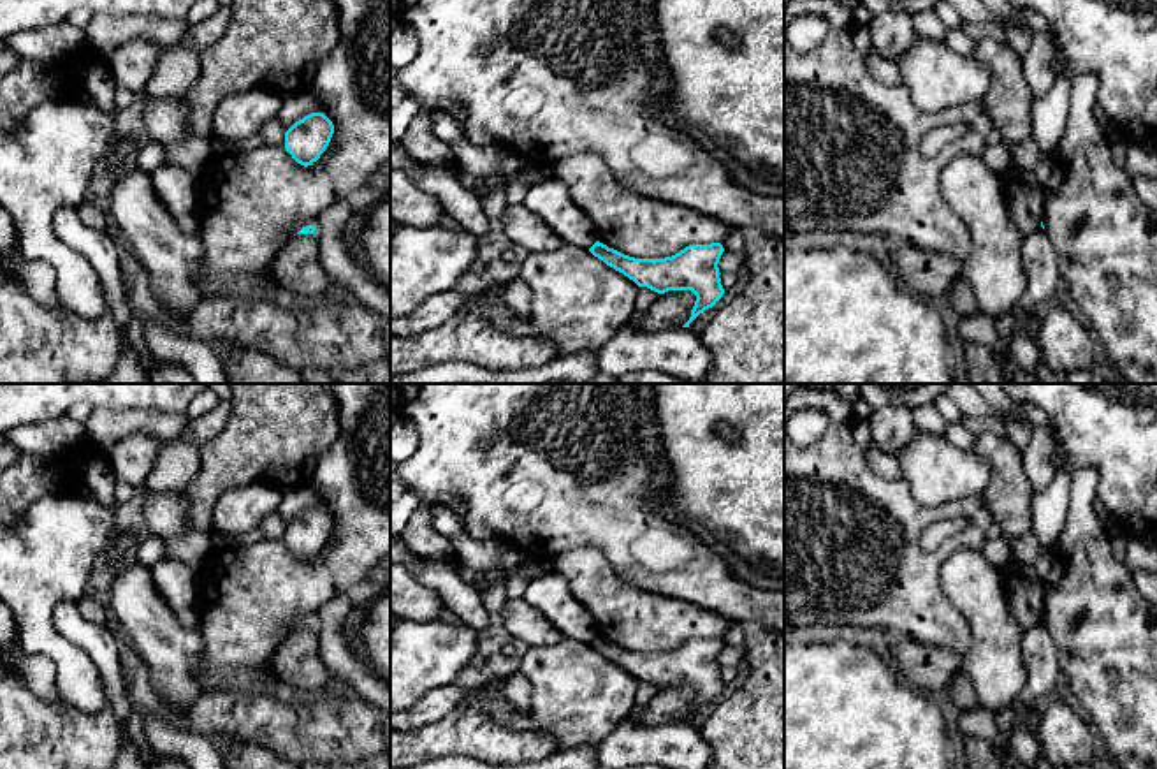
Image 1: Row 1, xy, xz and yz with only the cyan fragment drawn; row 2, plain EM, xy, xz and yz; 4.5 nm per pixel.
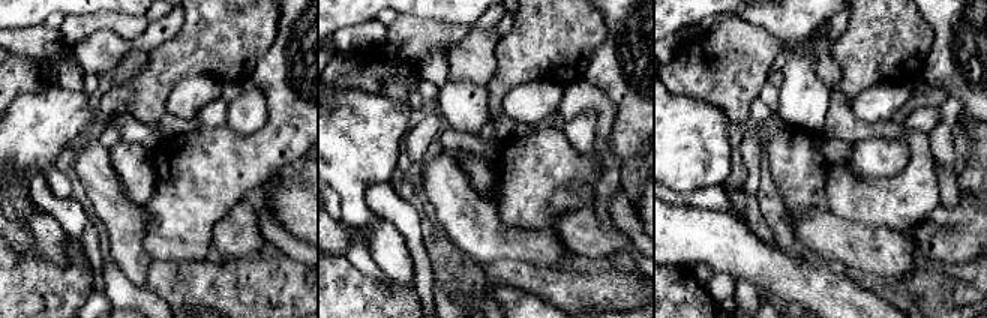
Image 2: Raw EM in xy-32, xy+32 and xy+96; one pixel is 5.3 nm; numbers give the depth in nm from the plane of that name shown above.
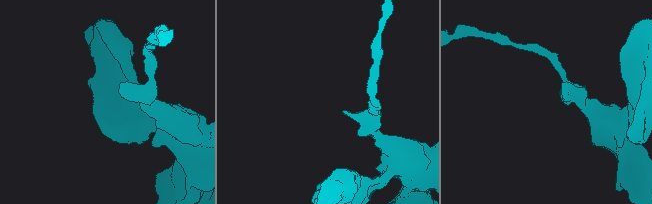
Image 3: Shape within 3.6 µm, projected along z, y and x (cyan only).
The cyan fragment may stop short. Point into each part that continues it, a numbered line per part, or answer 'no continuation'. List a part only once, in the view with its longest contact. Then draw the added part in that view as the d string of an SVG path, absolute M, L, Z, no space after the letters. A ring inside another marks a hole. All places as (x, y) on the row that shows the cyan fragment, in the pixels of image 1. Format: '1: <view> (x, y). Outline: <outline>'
no continuation

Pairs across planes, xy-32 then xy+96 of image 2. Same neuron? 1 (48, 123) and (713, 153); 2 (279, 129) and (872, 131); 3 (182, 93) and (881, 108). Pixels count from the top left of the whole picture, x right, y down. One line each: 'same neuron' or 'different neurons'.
1: same neuron
2: different neurons
3: same neuron

